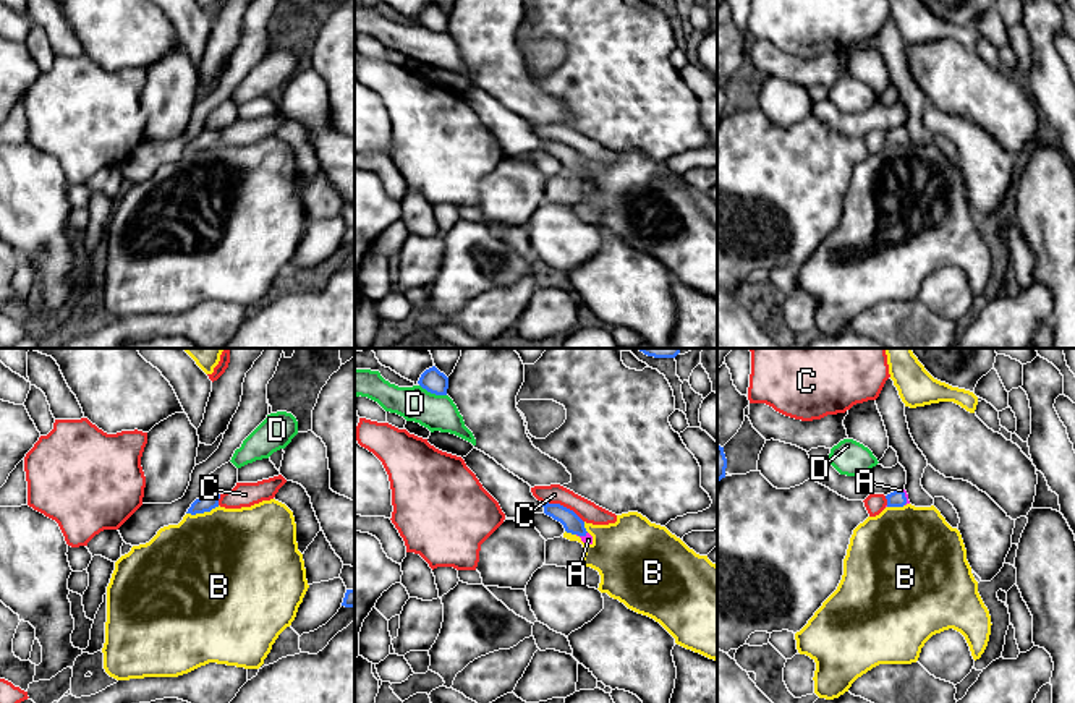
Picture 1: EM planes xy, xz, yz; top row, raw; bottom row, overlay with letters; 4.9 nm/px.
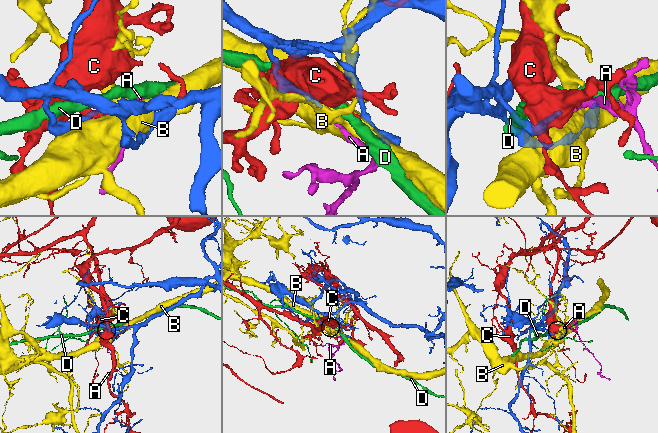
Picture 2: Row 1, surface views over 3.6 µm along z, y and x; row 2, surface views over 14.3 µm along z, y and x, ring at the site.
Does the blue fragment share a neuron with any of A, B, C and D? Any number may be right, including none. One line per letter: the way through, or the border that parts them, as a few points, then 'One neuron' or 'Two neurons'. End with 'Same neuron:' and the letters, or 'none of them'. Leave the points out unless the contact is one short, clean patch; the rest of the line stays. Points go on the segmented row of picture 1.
A: Path across: yz (897, 498), (905, 498), (900, 489). One neuron
B: Two neurons
C: Two neurons
D: Two neurons
Same neuron: A

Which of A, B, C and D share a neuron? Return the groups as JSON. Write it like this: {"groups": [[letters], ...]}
{"groups": [["A"], ["B"], ["C"], ["D"]]}

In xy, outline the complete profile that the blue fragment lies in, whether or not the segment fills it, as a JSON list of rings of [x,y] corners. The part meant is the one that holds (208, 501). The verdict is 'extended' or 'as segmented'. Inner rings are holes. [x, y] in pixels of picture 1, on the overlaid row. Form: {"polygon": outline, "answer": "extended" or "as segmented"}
{"polygon": [[[204,492],[199,499],[196,499],[186,513],[196,515],[210,512],[212,509],[219,507],[220,494]]], "answer": "as segmented"}

